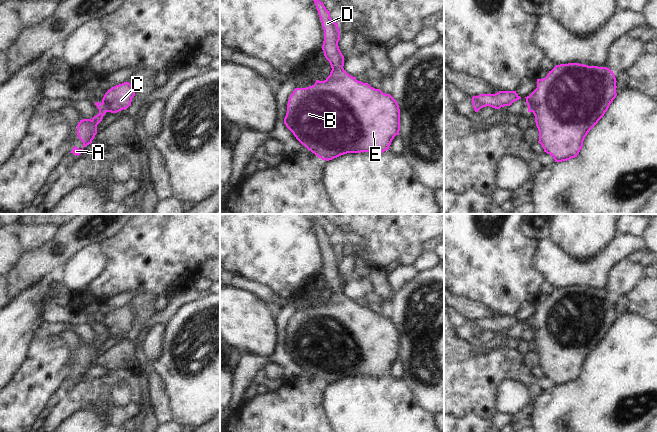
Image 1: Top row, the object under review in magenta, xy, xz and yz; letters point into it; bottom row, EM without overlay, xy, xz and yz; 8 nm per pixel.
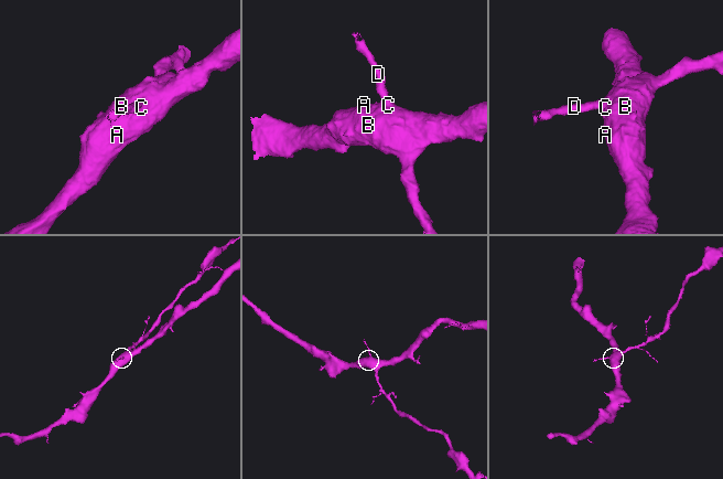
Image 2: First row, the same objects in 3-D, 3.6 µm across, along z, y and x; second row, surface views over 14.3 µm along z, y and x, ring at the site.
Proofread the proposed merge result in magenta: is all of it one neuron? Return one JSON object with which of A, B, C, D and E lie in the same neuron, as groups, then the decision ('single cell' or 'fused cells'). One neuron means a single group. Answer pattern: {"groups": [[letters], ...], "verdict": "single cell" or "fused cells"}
{"groups": [["A", "B", "C", "D", "E"]], "verdict": "single cell"}

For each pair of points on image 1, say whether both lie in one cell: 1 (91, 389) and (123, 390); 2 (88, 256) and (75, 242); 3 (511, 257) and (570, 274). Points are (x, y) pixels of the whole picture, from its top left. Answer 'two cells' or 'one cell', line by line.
1: two cells
2: two cells
3: two cells

